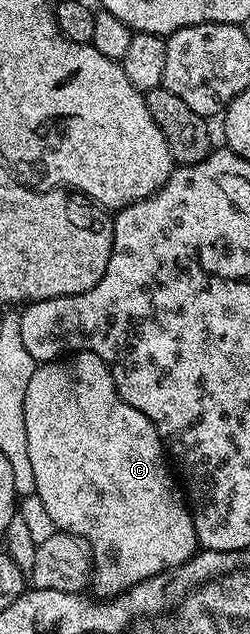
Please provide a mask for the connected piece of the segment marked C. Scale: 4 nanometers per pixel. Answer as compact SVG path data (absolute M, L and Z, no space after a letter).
M79 350L60 360L40 363L34 369L25 392L25 427L27 428L27 452L31 452L31 472L35 472L35 496L43 500L46 508L55 512L58 531L75 534L88 543L91 555L91 590L93 586L92 593L98 599L113 598L132 586L139 585L140 582L161 576L164 570L173 570L176 566L183 565L192 556L193 549L198 549L199 543L192 513L179 489L174 471L167 465L167 451L161 437L157 435L157 427L153 425L150 418L143 416L143 412L131 408L131 404L127 404L127 400L119 396L109 365L100 356L92 354L90 350Z

